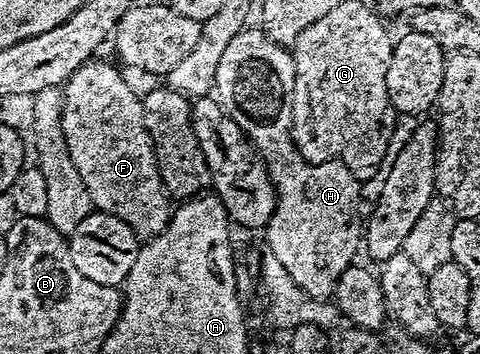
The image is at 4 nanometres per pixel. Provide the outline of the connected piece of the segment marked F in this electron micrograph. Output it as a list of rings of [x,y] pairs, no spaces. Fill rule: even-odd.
[[[92,62],[83,65],[71,74],[64,85],[65,100],[60,101],[62,132],[67,150],[83,186],[87,190],[92,207],[106,212],[131,226],[138,238],[159,237],[169,227],[171,200],[161,180],[161,171],[155,158],[155,150],[145,125],[145,104],[142,97],[125,81],[126,73],[112,68],[109,62]]]

